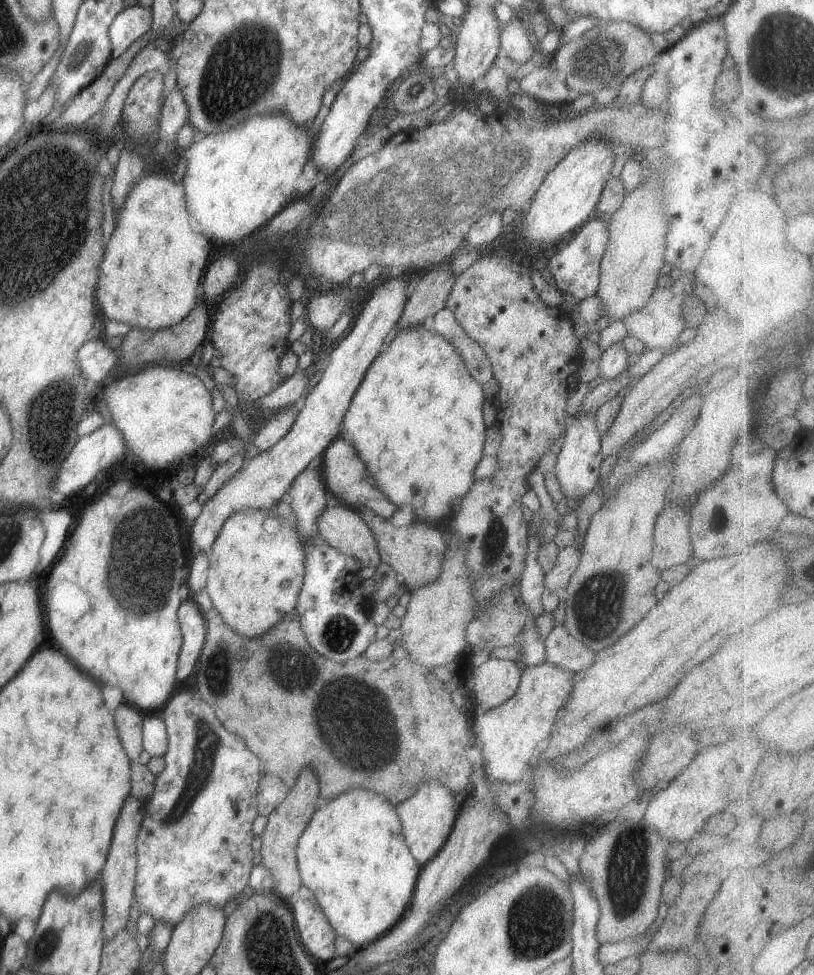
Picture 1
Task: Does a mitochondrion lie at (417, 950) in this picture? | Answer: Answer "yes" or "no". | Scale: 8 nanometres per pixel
no

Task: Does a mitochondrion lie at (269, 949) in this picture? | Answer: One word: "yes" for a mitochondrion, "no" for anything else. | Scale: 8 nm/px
yes

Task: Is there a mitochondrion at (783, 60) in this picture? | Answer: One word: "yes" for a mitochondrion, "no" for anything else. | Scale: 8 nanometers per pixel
yes

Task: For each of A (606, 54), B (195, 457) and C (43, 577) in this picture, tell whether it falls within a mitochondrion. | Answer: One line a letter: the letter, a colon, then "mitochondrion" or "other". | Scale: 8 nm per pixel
A: mitochondrion
B: other
C: other

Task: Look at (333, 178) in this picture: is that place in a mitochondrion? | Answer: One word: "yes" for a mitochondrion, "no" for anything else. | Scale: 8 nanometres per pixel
no

